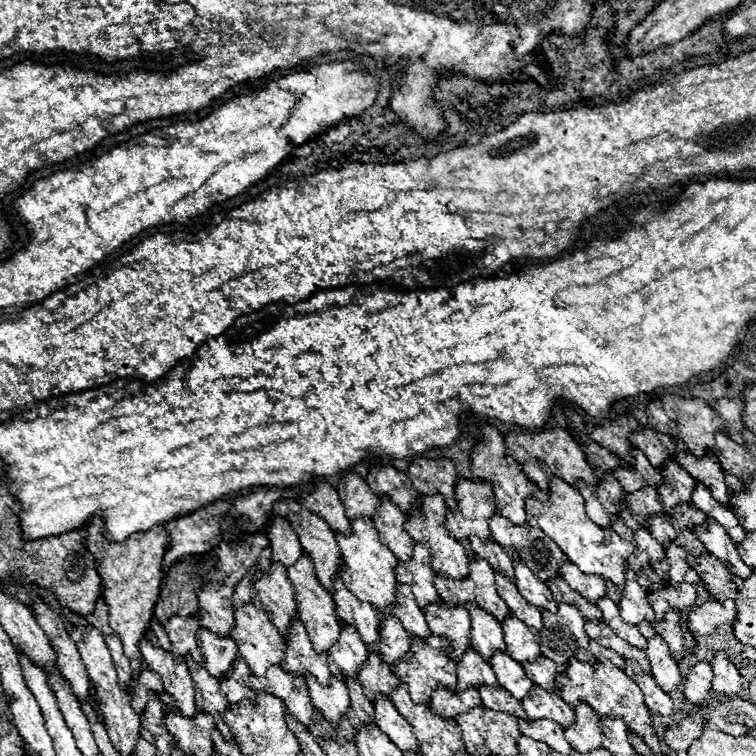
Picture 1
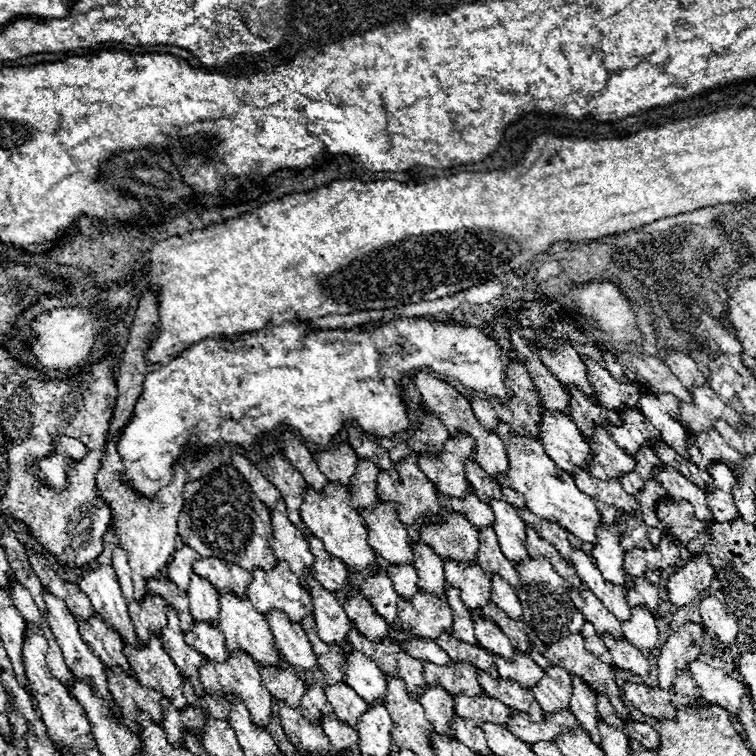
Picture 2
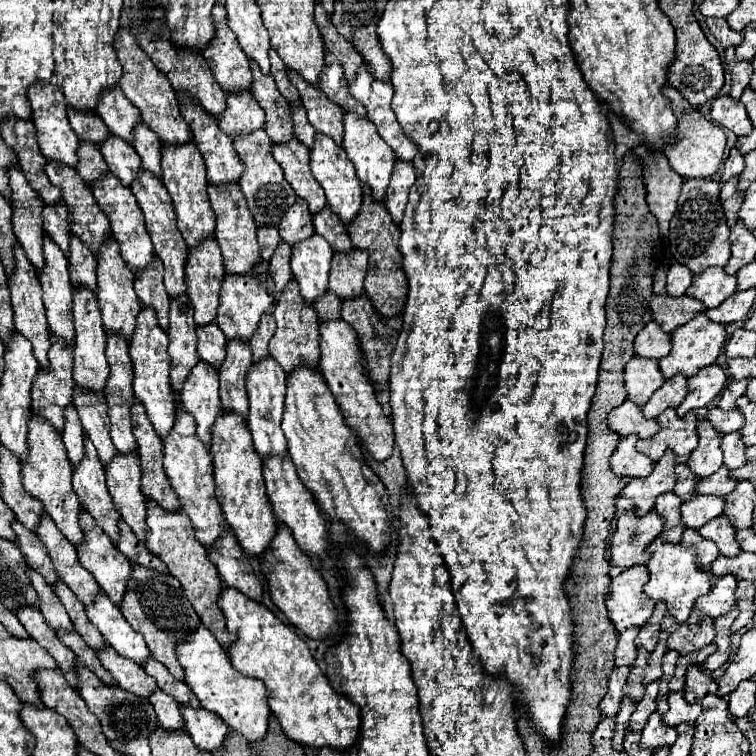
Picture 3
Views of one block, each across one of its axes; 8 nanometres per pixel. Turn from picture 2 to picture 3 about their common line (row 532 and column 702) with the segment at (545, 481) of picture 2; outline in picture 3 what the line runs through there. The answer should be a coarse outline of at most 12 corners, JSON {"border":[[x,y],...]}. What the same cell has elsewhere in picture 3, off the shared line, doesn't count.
{"border":[[650,544],[644,594],[686,622],[712,588],[694,548]]}

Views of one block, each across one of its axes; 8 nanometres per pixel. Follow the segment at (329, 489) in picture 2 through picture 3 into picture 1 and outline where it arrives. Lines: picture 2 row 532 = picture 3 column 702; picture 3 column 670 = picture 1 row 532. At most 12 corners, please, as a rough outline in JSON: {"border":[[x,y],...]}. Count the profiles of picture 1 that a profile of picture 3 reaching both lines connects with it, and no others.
{"border":[[374,524],[334,532],[340,578],[380,610],[394,602],[394,564]]}

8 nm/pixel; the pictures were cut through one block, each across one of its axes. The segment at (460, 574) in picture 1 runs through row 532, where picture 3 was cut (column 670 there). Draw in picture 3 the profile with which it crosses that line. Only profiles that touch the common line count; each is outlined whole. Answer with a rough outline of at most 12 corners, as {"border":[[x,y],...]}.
{"border":[[664,410],[660,430],[638,440],[638,452],[658,462],[670,448],[688,456],[696,444],[696,416]]}

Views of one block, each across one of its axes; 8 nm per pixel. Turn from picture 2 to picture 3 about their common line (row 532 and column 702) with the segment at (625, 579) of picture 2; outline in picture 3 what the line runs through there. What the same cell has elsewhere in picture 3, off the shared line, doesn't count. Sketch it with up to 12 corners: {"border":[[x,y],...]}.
{"border":[[722,576],[694,608],[710,618],[734,606],[738,578]]}

